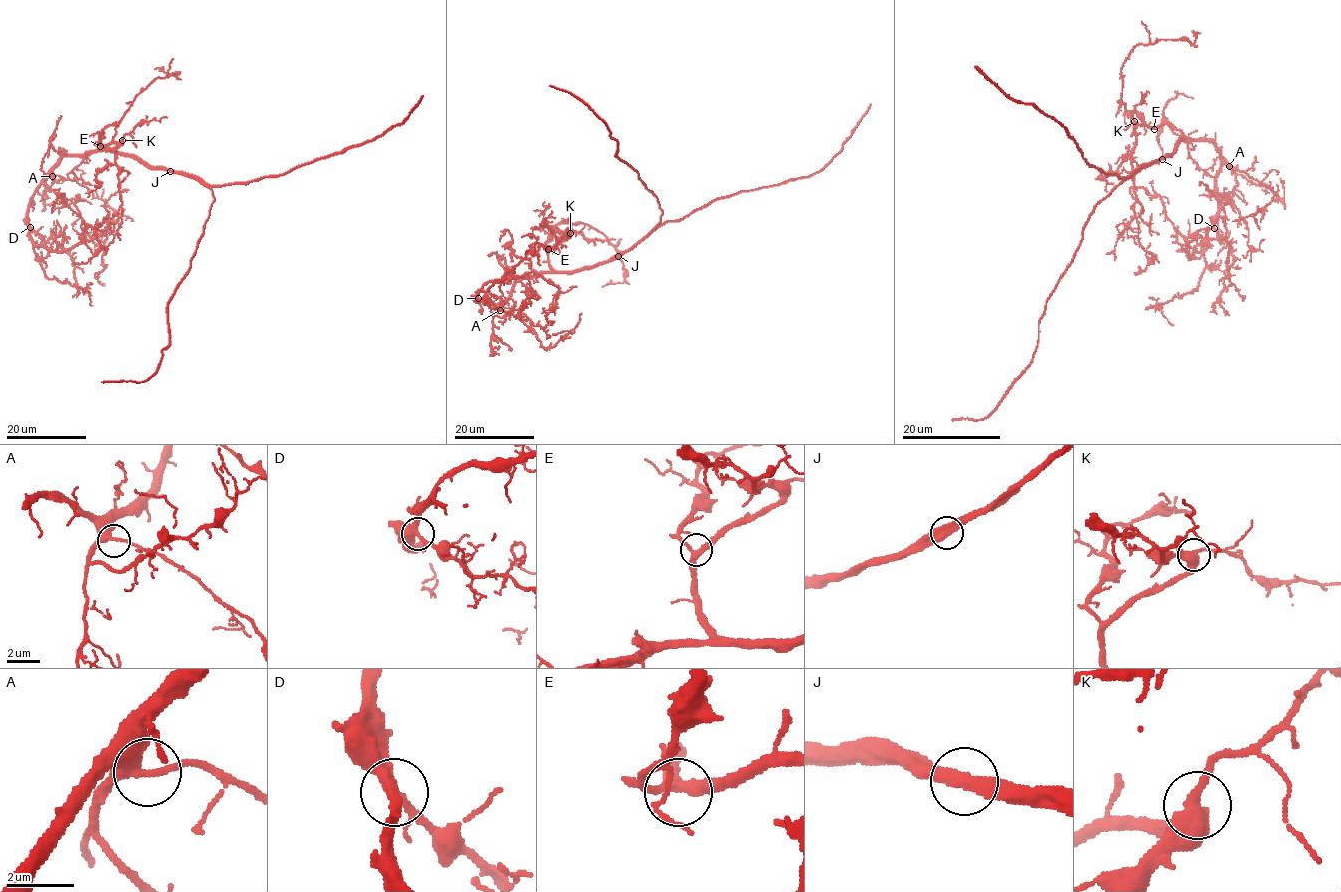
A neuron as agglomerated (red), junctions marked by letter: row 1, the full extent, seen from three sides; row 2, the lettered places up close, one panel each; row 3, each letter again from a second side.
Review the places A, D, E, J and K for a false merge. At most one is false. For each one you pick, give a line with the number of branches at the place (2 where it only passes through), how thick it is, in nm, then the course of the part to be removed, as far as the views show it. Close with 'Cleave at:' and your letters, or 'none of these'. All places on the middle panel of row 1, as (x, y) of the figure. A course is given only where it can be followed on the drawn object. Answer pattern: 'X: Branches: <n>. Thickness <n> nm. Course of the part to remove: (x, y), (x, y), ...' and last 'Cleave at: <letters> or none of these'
Cleave at: none of these

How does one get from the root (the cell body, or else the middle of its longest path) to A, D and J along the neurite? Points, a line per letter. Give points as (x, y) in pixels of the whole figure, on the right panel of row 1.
A: (1175, 147), (1183, 134), (1194, 141), (1210, 141), (1229, 166)
D: (1175, 147), (1183, 134), (1194, 141), (1210, 141), (1219, 153), (1221, 169), (1215, 186), (1218, 221), (1214, 228)
J: (1175, 147), (1162, 159)

